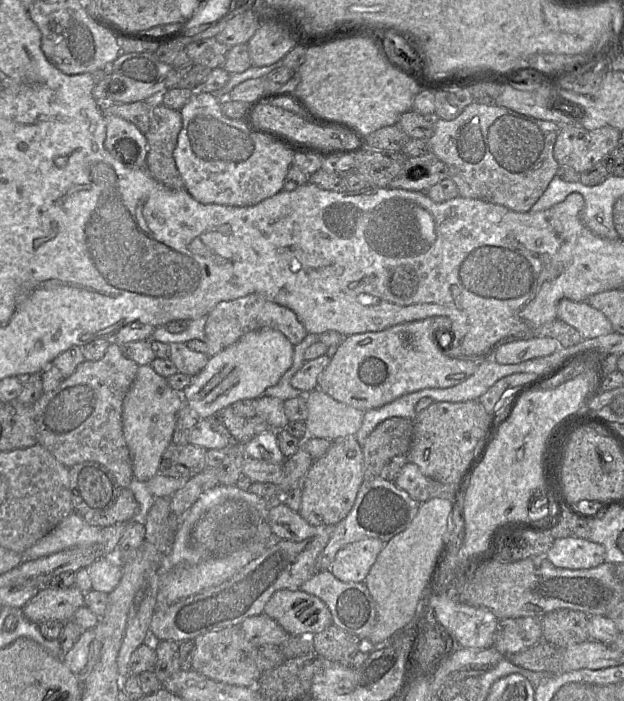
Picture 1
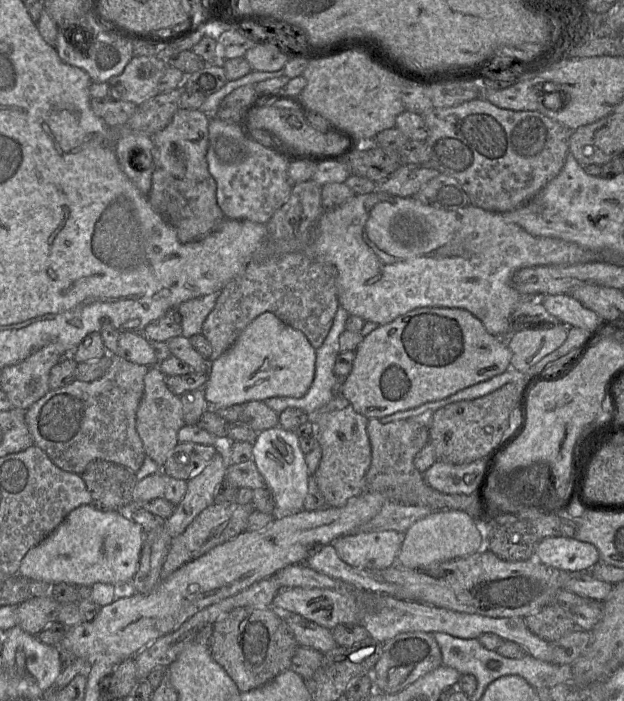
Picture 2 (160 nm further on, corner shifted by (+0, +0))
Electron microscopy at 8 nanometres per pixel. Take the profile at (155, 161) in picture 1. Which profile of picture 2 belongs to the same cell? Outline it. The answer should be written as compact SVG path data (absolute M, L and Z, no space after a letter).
M179 109L170 124L152 137L157 167L152 174L148 199L153 209L175 229L182 243L203 239L225 219L217 204L217 185L206 160L210 117L199 109Z

